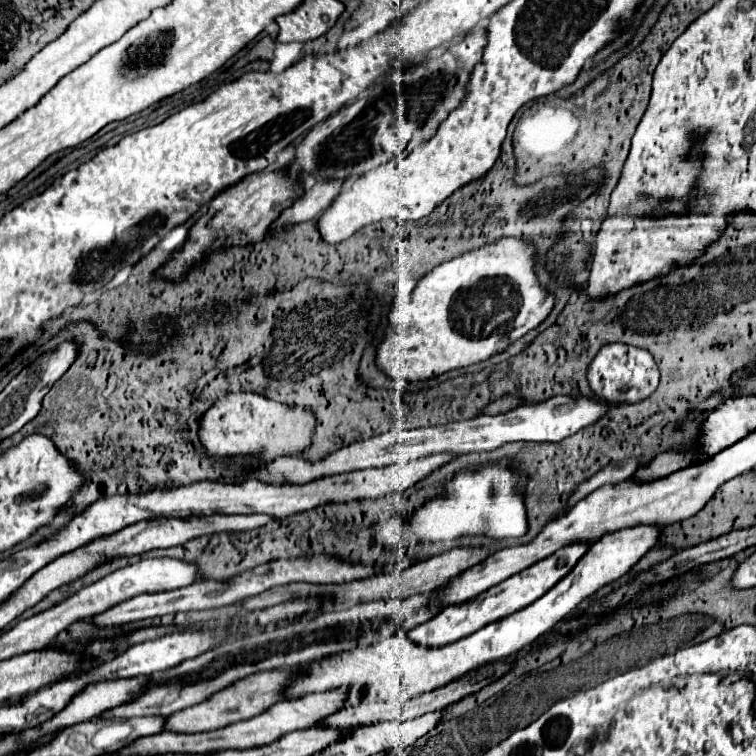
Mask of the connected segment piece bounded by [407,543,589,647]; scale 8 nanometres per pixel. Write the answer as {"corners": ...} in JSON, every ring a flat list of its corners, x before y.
{"corners":[[573,543,573,545,567,545,565,549,559,549,557,553,553,553,551,557,547,559,541,559,537,561,535,565,523,569,521,573,501,581,499,585,487,589,485,593,465,601,465,603,457,603,457,605,449,605,445,607,437,617,433,617,433,621,427,621,415,629,411,629,407,633,407,637,411,641,415,641,417,645,423,645,423,647,443,647,443,645,449,645,453,641,459,641,475,631,479,631,483,625,489,625,497,619,503,619,527,605,531,605,533,601,537,601,541,595,545,595,559,579,563,579,571,569,573,565,577,565,577,561,583,557,583,553,589,549,589,545,585,543]]}

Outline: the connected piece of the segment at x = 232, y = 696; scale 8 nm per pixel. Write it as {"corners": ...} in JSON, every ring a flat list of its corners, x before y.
{"corners":[[277,669,277,671,261,671,251,677,245,677,245,679,237,681,237,685,233,683,231,687,215,693,211,699,169,715,167,731,177,731,177,733,213,731,213,729,221,729,231,723,239,723,239,721,251,719,255,715,261,715,265,709,269,709,277,701,283,701,281,689,285,689,285,685,289,685,289,681,293,681,293,677,297,677,297,675,299,675,297,669]]}

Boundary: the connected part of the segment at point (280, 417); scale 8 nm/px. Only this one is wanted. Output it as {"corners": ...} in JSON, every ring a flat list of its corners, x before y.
{"corners":[[227,393,199,421,199,439,209,455,255,455,269,463,279,455,303,451,311,443,313,415,307,409,289,409,255,393]]}

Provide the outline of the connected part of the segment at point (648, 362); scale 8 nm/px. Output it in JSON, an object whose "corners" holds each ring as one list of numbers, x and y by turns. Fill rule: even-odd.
{"corners":[[605,345,597,357,591,361,589,371,587,371,587,379,589,385,593,389,593,393,605,397,607,401,619,401,619,403,637,403,641,399,645,399,647,395,651,395,657,385,659,385,659,369,653,361,653,357,639,347,631,347,631,345],[623,387,629,387,629,391,621,391]]}

